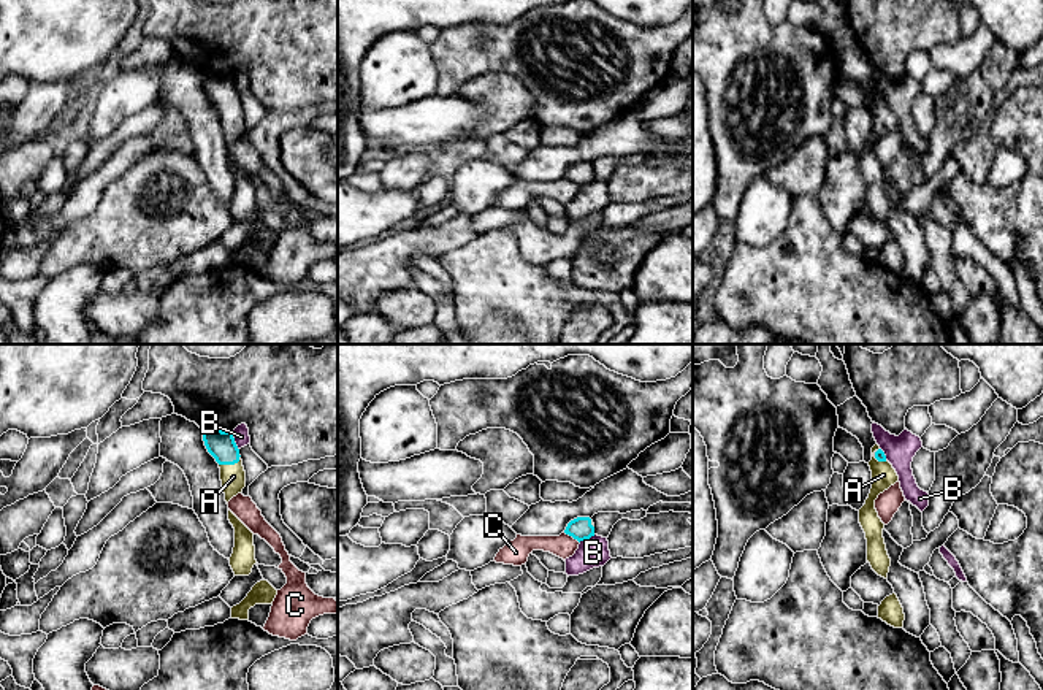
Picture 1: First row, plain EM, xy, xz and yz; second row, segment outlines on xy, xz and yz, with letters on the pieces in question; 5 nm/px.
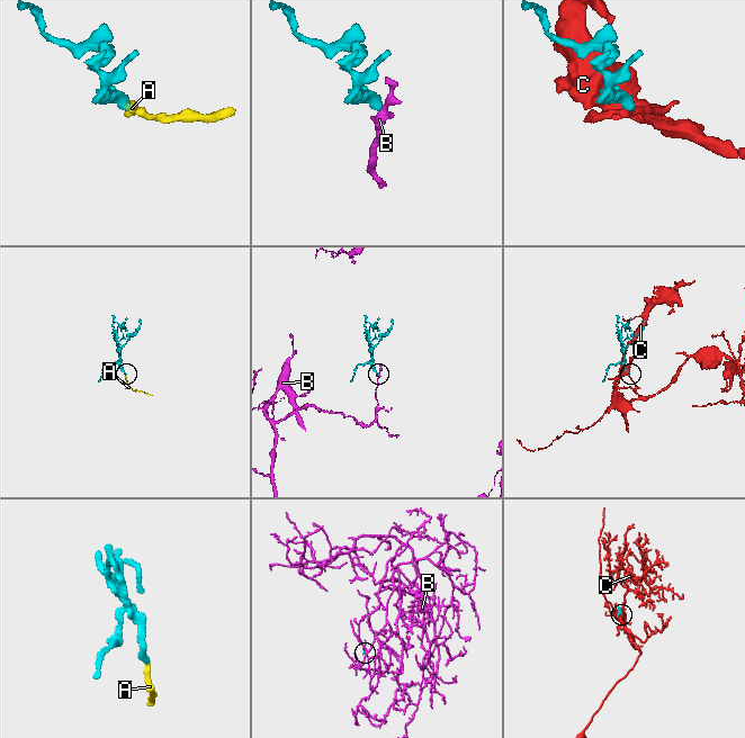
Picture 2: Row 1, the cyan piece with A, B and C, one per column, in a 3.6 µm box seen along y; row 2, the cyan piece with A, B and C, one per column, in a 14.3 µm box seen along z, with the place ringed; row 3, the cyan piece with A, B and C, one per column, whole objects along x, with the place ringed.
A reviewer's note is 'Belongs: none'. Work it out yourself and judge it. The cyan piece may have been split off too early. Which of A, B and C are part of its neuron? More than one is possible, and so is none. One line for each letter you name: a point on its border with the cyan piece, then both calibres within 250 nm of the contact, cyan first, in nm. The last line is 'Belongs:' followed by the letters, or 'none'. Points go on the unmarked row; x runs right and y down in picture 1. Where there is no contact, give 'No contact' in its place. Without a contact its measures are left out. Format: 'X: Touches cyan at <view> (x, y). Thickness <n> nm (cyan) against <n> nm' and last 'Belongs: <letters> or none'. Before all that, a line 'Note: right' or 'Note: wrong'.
Note: wrong
A: Touches cyan at xy (230, 108). Thickness 140 nm (cyan) against 130 nm
Belongs: A

